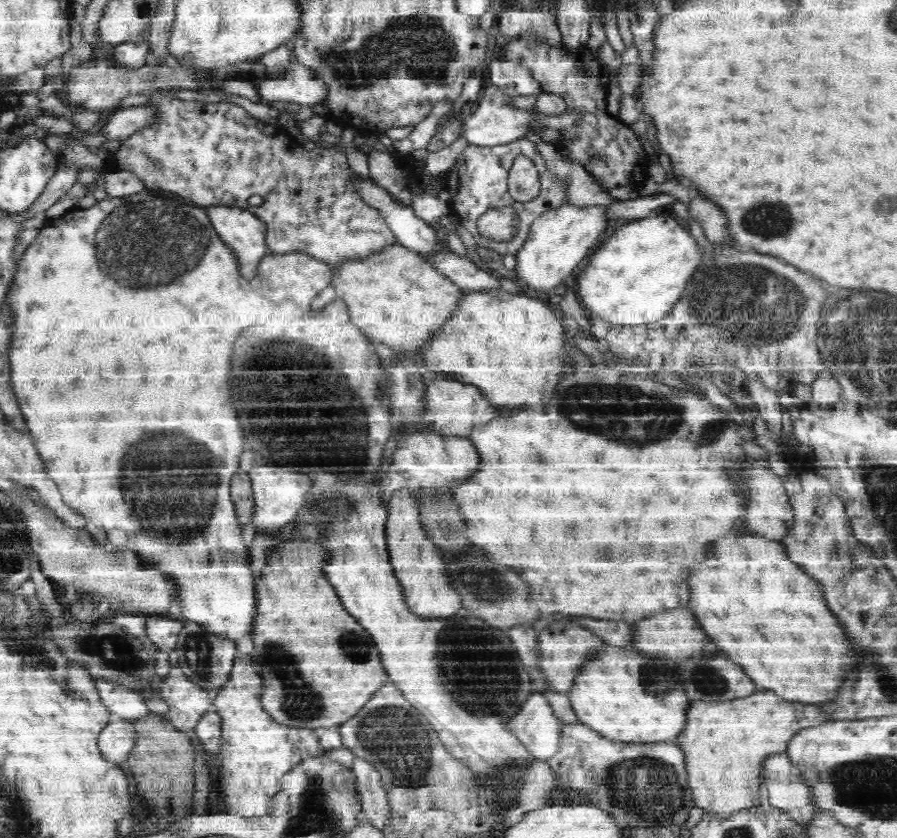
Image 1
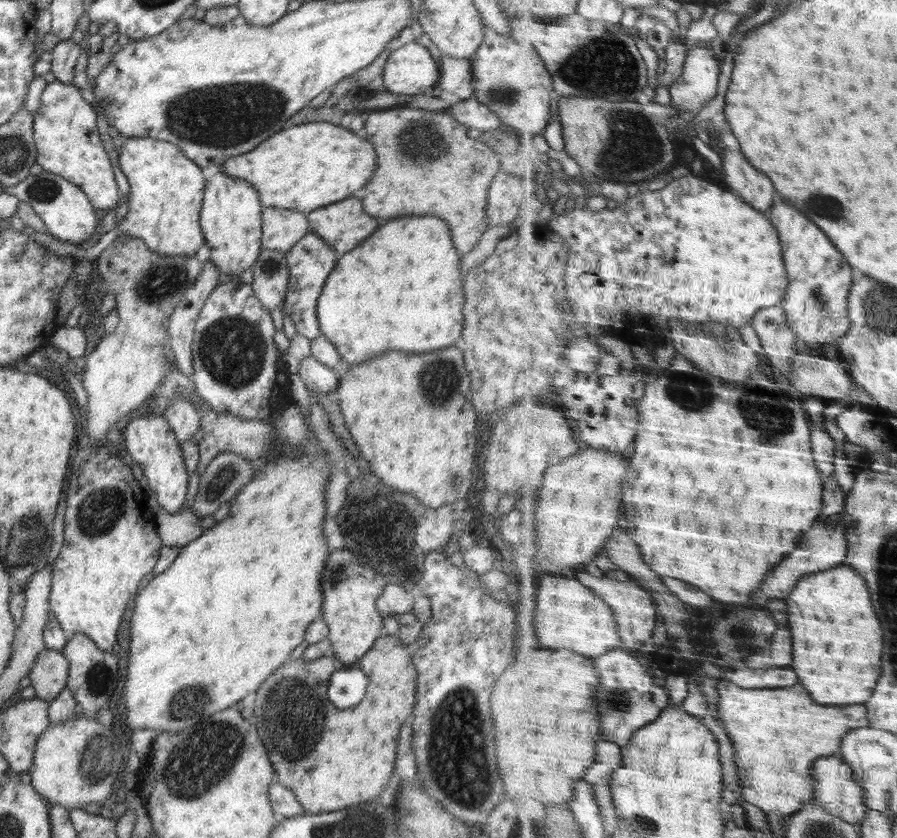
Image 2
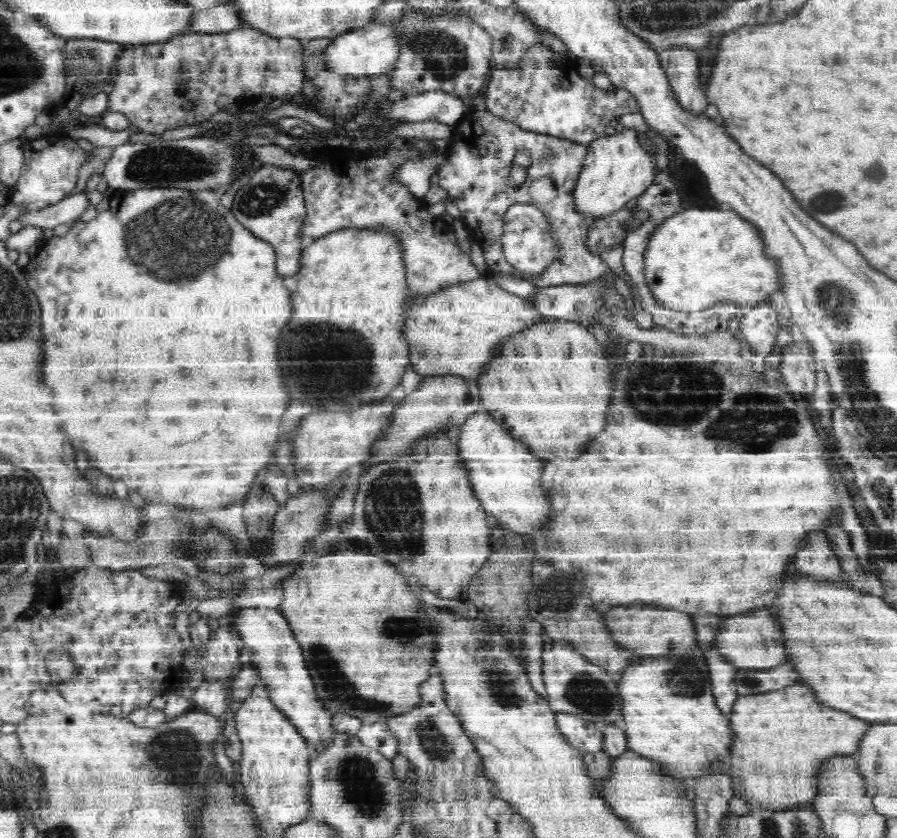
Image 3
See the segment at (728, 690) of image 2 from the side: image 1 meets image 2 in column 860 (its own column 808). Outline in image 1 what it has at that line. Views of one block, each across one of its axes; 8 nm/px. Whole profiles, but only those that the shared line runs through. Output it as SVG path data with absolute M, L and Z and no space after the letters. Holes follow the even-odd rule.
M762 690L748 698L738 698L732 702L694 702L688 714L688 726L684 734L680 734L678 742L688 754L688 782L693 790L695 806L724 819L732 813L764 804L768 795L763 775L767 758L786 753L789 742L801 730L820 726L830 720L831 714L826 714L818 706L778 700L778 696L772 690Z

